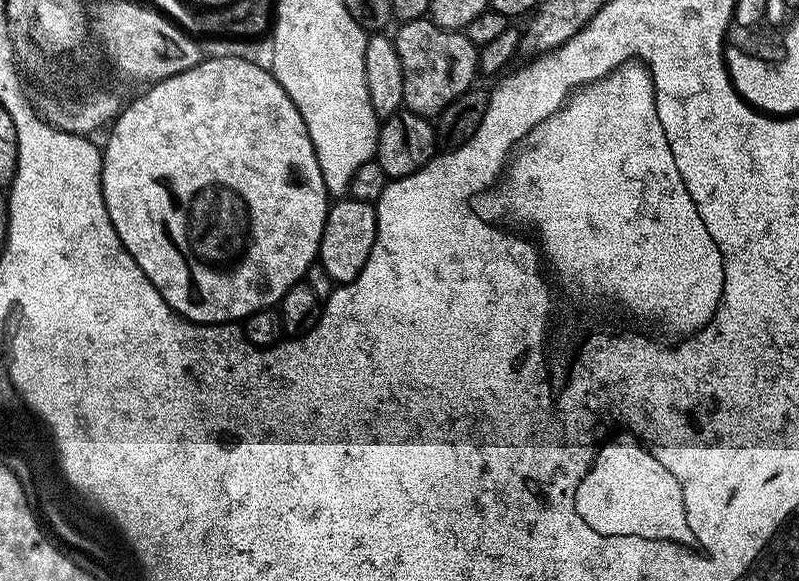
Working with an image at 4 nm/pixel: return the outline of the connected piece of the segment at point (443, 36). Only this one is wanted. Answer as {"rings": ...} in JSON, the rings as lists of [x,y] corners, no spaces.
{"rings":[[[430,18],[405,20],[391,37],[402,70],[403,107],[425,118],[435,118],[458,94],[473,87],[478,76],[478,49],[460,30],[439,28]]]}

